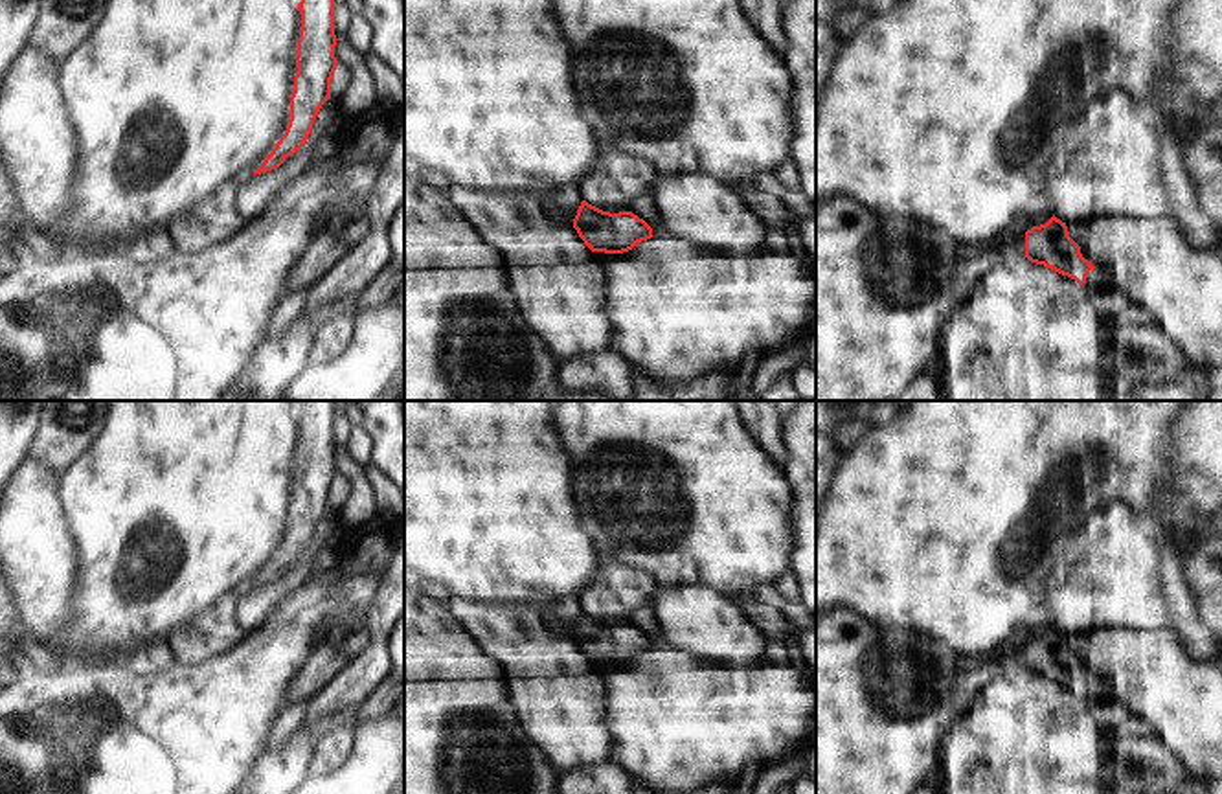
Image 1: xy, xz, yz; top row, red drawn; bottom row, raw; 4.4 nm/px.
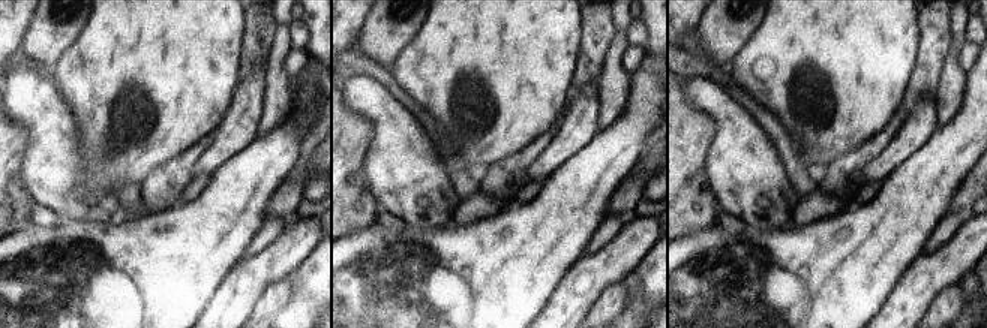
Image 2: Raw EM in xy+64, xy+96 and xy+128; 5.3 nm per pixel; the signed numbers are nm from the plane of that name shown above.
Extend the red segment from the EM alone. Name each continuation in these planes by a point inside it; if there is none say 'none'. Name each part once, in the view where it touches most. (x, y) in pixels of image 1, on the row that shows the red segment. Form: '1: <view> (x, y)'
1: yz (1136, 350)

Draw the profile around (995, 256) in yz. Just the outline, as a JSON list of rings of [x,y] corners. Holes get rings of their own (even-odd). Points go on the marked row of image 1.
[[[1022,235],[1018,239],[1011,239],[1003,244],[992,246],[992,248],[985,248],[979,254],[979,257],[983,257],[987,263],[981,276],[985,276],[989,270],[1001,265],[1003,261],[1011,259],[1013,255],[1025,257],[1025,235]]]

